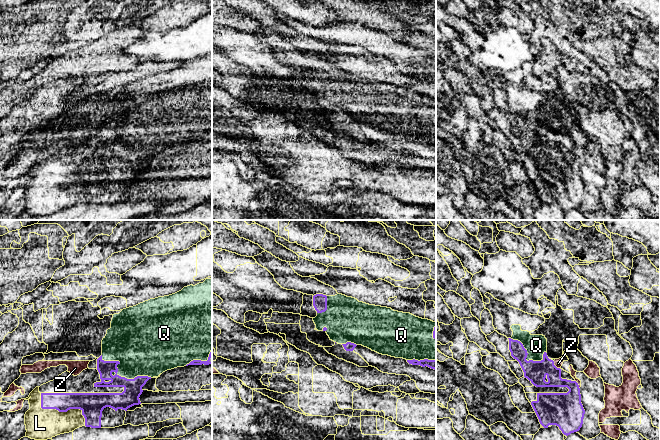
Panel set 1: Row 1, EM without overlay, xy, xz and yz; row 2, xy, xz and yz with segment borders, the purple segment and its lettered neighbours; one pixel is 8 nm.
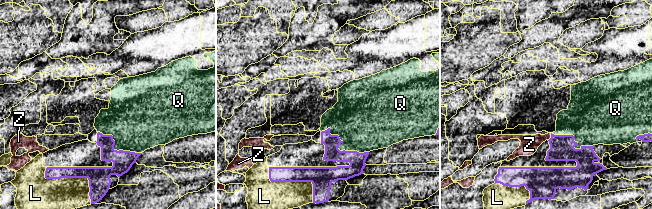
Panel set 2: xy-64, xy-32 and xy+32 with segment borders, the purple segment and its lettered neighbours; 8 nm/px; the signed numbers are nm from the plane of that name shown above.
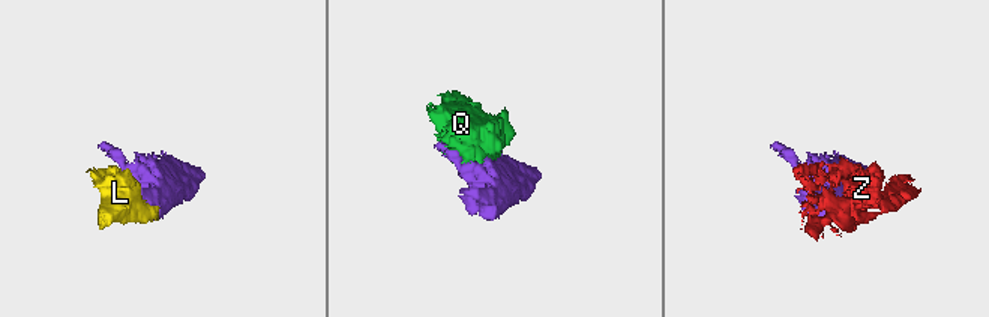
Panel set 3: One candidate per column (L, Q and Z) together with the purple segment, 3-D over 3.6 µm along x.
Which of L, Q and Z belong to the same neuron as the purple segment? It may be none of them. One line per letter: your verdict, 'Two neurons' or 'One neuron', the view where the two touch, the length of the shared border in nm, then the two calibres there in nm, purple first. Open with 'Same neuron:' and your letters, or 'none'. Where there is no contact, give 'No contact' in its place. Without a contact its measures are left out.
Same neuron: L
L: One neuron. Touches purple in xy. Shared border 440 nm. Thickness 190 nm (purple) against 260 nm
Q: Two neurons. Touches purple in xy. Shared border 440 nm. Thickness 150 nm (purple) against 360 nm
Z: Two neurons. Touches purple in yz. Shared border 90 nm. Thickness 180 nm (purple) against 70 nm

